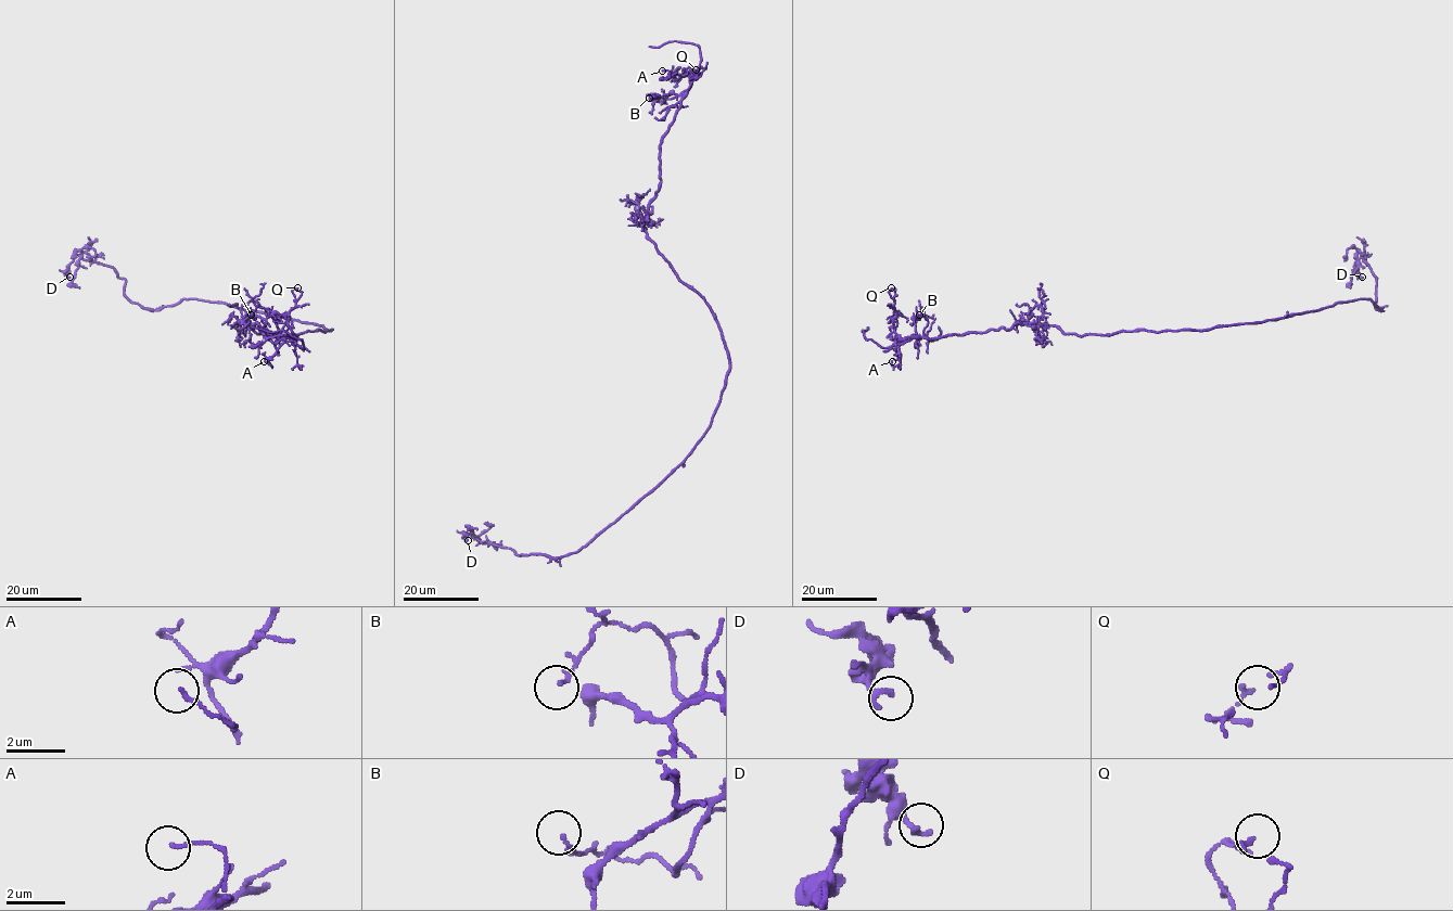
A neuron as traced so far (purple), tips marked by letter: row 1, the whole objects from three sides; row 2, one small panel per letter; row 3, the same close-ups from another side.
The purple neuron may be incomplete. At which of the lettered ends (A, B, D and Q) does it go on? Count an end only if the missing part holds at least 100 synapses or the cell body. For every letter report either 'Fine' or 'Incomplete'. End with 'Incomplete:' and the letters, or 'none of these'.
A: Fine
B: Fine
D: Fine
Q: Fine
Incomplete: none of these

